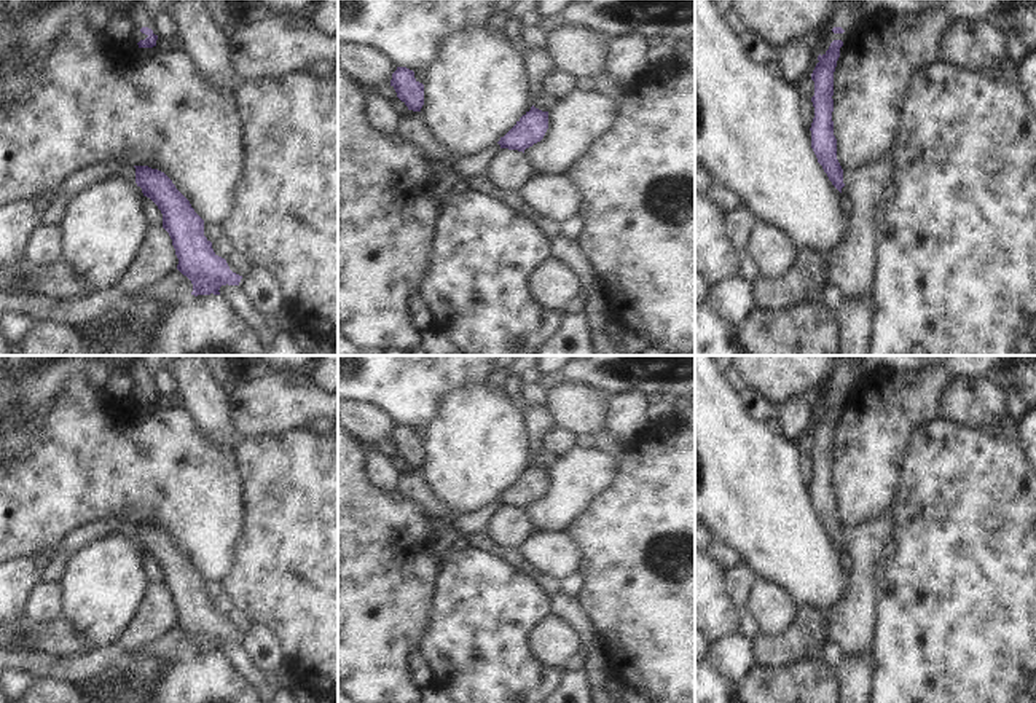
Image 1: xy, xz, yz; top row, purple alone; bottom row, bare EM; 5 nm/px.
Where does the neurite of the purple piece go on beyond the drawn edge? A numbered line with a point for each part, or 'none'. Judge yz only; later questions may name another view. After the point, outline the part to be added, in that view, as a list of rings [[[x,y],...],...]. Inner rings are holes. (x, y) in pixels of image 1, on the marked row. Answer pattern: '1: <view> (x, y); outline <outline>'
1: yz (845, 15); outline [[[840,0],[835,5],[834,14],[830,16],[822,32],[822,41],[819,51],[821,56],[826,54],[834,40],[843,41],[837,64],[840,62],[846,43],[850,41],[854,29],[865,19],[865,16],[857,10],[856,2],[857,0]]]

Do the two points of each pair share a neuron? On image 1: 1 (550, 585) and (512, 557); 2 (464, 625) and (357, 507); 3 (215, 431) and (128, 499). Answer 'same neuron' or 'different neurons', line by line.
1: same neuron
2: different neurons
3: different neurons

